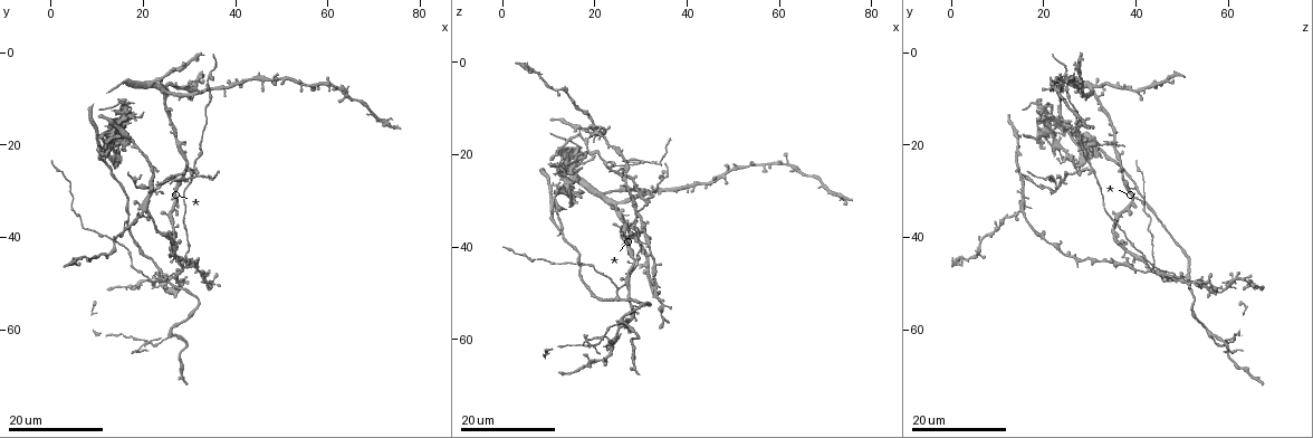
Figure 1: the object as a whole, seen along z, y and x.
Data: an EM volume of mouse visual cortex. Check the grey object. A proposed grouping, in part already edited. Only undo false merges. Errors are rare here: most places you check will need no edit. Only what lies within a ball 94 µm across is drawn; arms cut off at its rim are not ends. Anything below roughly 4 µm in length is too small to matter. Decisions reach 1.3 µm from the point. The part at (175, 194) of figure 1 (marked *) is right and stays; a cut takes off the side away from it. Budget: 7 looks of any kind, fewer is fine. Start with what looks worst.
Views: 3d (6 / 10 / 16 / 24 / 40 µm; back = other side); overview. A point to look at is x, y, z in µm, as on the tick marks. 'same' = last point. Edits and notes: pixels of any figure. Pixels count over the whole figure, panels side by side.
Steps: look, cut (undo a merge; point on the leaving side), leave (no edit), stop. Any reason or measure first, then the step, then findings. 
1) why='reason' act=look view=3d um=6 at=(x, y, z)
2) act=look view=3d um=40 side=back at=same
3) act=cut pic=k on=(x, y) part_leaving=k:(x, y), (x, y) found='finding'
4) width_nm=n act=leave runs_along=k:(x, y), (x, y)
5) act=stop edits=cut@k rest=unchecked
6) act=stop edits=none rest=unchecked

why='four arms meet' act=look view=3d um=24 at=(22.0, 63.0, 60.0)

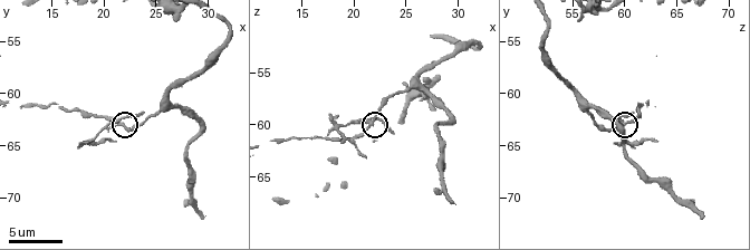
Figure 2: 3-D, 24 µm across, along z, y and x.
why='closer look' act=look view=3d um=10 at=(21.6, 63.0, 60.0)

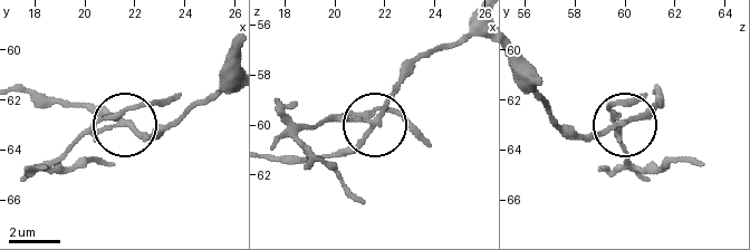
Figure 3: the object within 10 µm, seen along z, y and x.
side_arm_um=8 arms=4 act=cut pic=3 on=(83, 135) found='two cells meet here'

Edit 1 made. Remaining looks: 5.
why='redraw' act=look view=overview

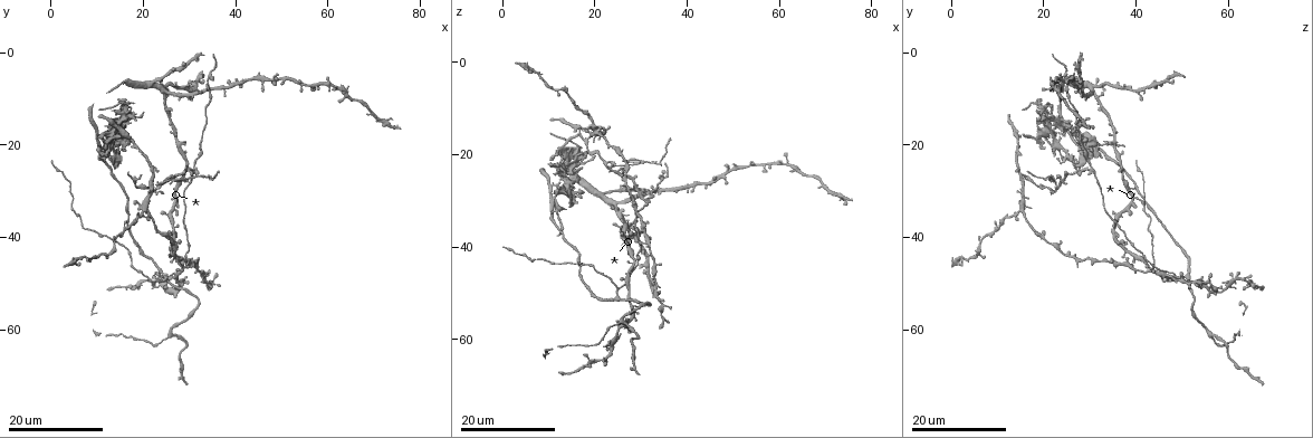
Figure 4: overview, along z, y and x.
why='four-way junction' act=look view=3d um=16 at=(31.5, 25.0, 29.5)

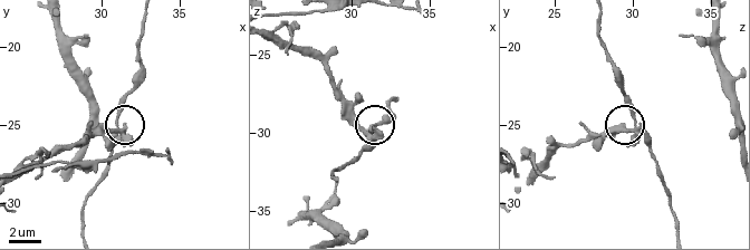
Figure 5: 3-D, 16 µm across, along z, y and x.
why='zoom in' act=look view=3d um=6 at=(31.0, 25.2, 30.2)

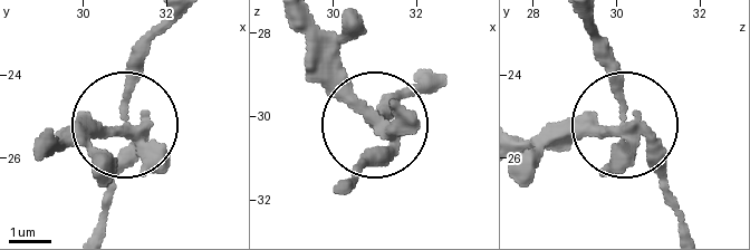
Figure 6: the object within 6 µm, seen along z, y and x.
side_arm_um=31 arms=4 act=cut pic=6 on=(334, 85) found='a second cell is stuck on'

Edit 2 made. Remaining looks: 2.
why='small branch off a trunk' act=look view=3d um=24 at=(20.5, 34.0, 15.0)

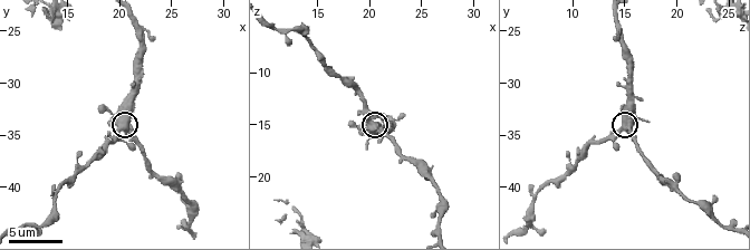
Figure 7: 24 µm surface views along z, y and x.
act=look view=3d um=6 at=(20.2, 34.4, 15.2)

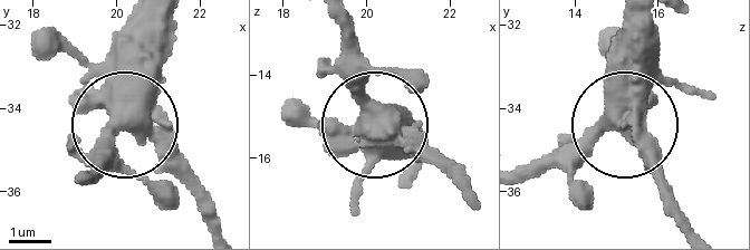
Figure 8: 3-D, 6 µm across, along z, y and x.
arms=4 act=leave found='one cell here'

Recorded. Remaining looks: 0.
act=stop edits=cut@3,cut@6 rest=unchecked

